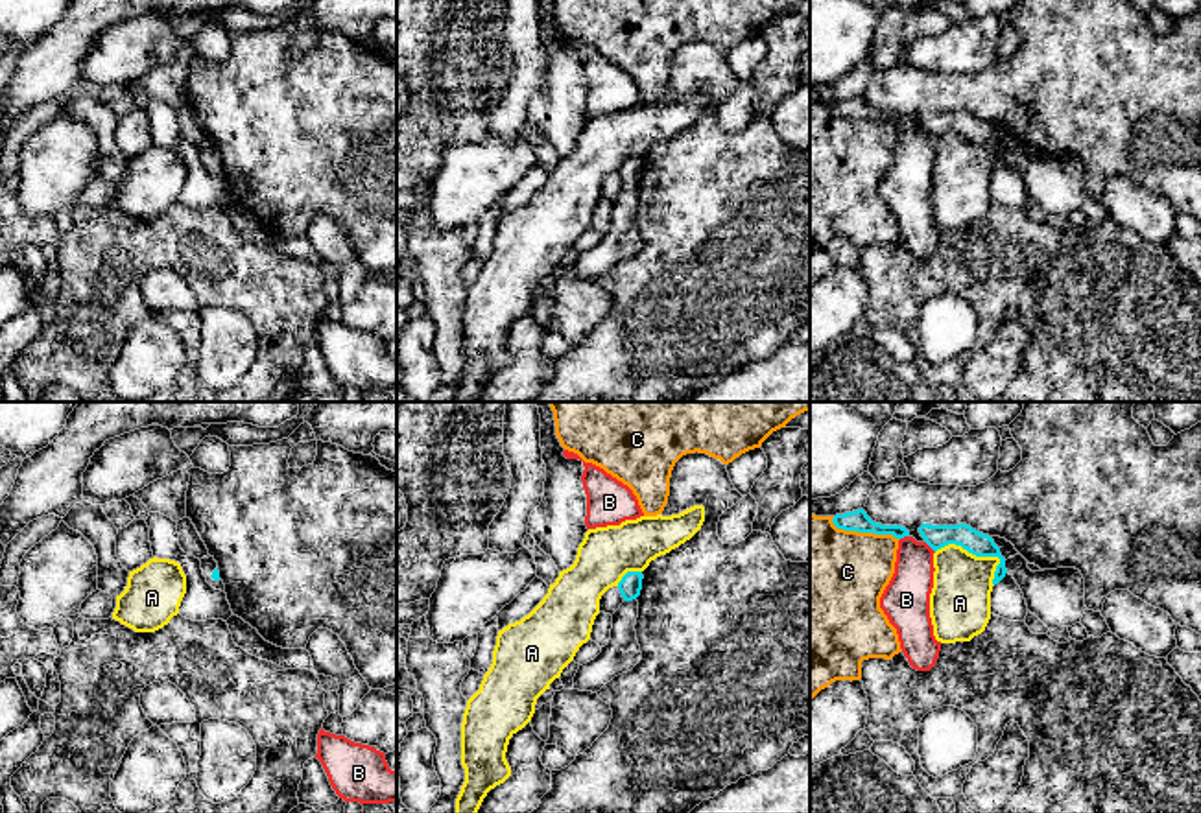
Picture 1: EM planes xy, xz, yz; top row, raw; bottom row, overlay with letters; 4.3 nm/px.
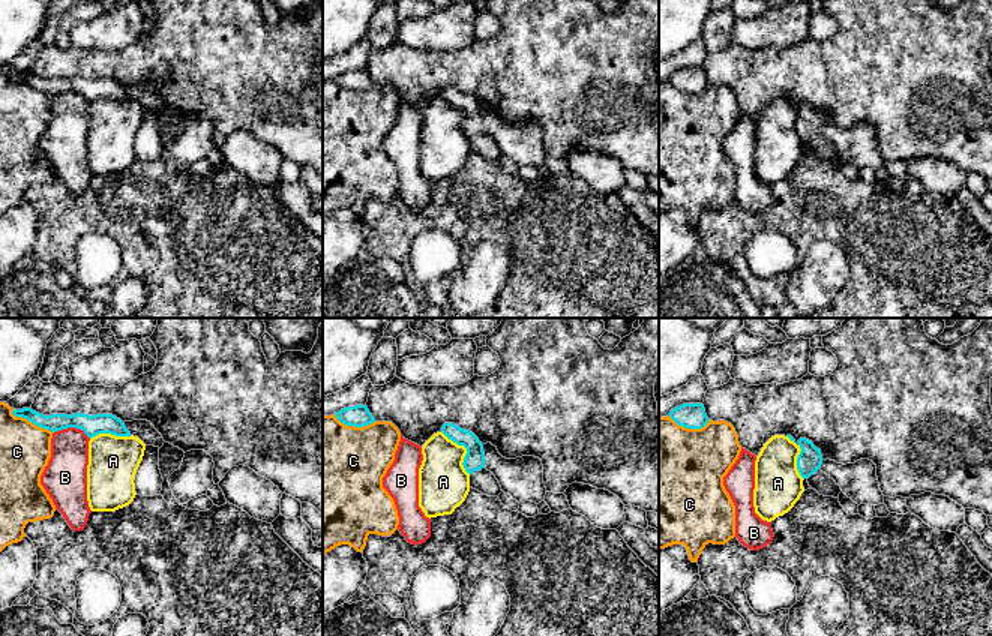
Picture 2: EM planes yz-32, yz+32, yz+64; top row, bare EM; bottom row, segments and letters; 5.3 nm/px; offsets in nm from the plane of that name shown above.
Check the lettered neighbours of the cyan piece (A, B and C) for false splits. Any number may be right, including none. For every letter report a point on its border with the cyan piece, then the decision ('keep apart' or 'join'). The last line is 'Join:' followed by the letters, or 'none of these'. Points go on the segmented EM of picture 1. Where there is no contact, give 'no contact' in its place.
A: contact yz (980, 555); keep apart
B: contact yz (903, 537); keep apart
C: contact yz (864, 531); keep apart
Join: none of these

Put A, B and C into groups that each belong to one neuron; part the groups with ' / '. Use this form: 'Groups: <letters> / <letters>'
Groups: A / B / C

